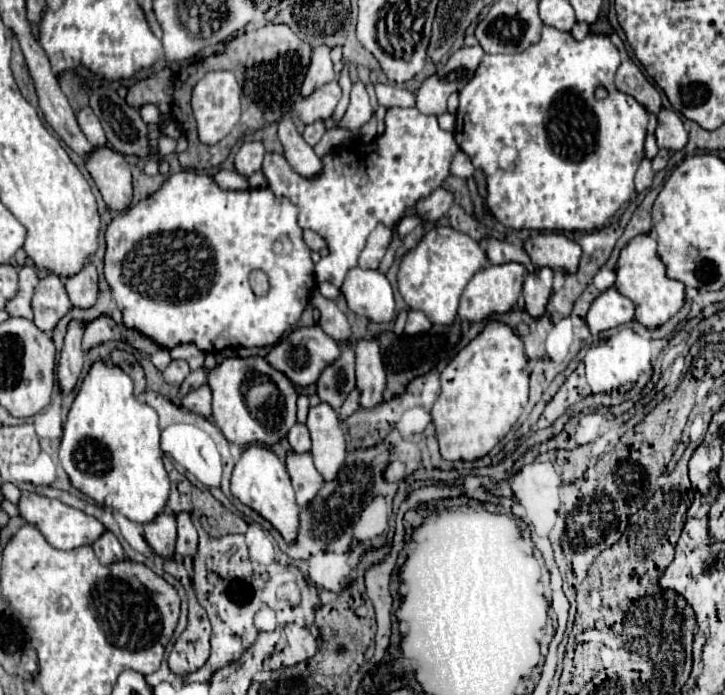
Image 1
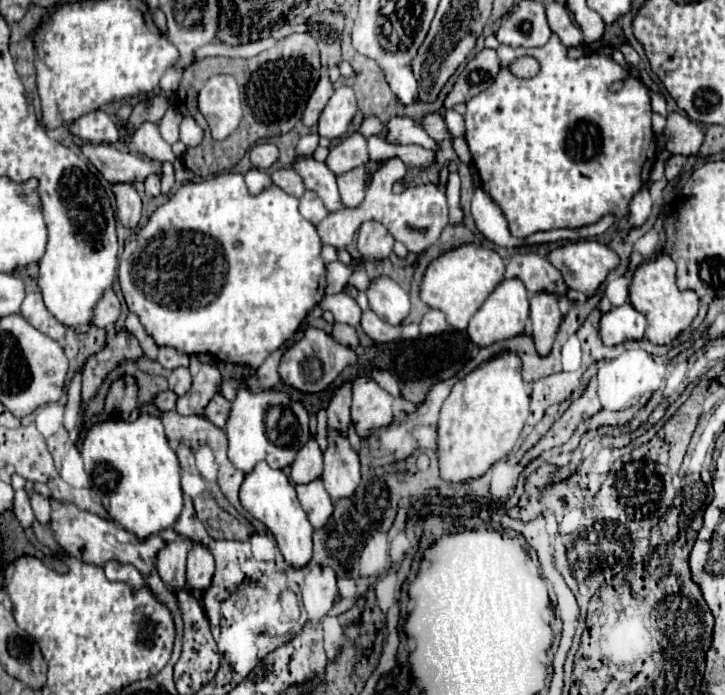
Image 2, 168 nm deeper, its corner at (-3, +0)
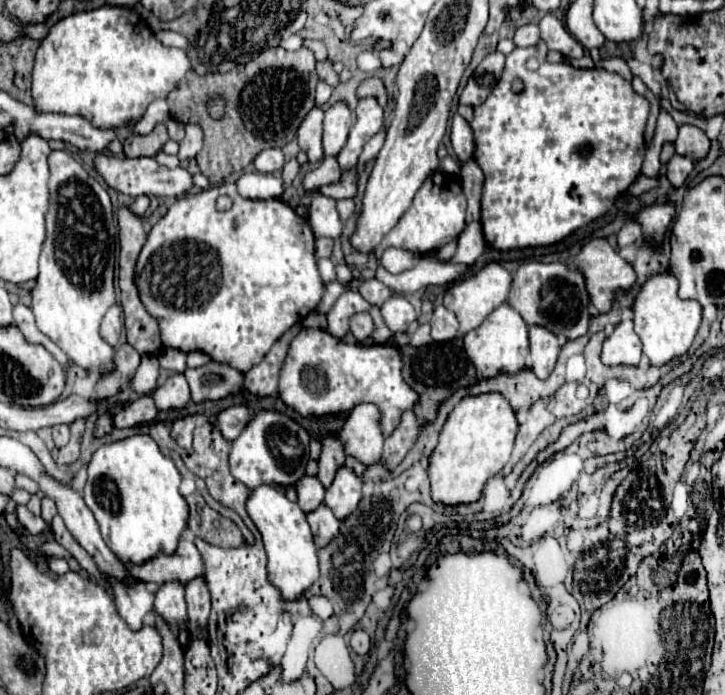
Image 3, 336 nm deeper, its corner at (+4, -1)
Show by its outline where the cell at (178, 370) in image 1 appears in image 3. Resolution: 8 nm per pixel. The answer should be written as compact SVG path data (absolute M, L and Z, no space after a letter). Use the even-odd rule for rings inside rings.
M181 373L171 375L161 387L153 393L155 405L159 409L181 409L189 401L189 385Z

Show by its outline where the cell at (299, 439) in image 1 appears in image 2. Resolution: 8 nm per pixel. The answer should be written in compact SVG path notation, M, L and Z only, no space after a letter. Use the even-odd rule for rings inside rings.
M310 438L306 442L306 446L302 446L298 450L298 456L292 464L292 482L296 484L310 484L312 480L320 478L320 472L324 470L324 462L322 462L322 452L316 444L314 438Z

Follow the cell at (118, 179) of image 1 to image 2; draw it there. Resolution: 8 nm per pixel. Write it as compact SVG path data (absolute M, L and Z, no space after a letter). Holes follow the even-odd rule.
M114 184L112 186L114 194L116 194L116 204L118 204L118 218L120 222L134 230L138 228L140 222L140 212L142 212L142 202L138 192L134 190L132 184Z

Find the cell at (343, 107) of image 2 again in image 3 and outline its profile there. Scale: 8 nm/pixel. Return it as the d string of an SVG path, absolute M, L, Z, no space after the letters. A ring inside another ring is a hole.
M337 101L325 111L325 119L323 119L323 151L325 151L325 155L335 157L341 151L341 147L347 141L351 125L353 125L353 119L351 119L351 111L345 101Z

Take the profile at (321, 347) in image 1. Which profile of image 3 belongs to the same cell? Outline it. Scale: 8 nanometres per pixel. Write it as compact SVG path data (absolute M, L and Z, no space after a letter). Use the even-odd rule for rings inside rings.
M301 329L299 335L291 341L285 363L279 373L279 397L289 407L299 411L301 415L317 415L317 417L329 415L329 413L349 413L353 405L359 405L365 401L375 403L383 413L381 429L385 435L389 435L397 427L401 413L405 409L411 409L413 403L417 401L417 393L413 393L413 389L409 389L409 385L405 385L401 377L401 355L395 347L391 345L373 345L373 347L347 345L345 341L321 329Z

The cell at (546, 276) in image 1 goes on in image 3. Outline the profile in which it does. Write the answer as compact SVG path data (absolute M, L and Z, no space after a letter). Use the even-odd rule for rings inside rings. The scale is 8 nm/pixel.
M531 325L529 327L529 343L531 343L531 367L539 379L545 379L557 361L557 353L561 349L561 341L547 327Z

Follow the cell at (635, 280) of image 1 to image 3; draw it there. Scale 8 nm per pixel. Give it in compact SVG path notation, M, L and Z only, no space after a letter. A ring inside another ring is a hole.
M655 273L639 289L633 303L635 333L641 337L643 353L651 365L665 365L673 357L681 357L693 343L693 337L701 323L701 305L693 299L683 301L677 297L679 283L673 273Z

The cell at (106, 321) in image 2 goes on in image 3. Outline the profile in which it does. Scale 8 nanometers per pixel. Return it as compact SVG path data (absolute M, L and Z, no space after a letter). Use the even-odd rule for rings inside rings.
M113 305L113 307L105 313L105 317L103 317L103 321L101 321L101 337L103 337L109 345L117 347L121 329L123 329L121 309L119 309L119 305Z

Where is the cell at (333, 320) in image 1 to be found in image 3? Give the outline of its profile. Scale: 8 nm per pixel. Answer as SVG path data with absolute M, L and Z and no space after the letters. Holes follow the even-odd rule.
M411 409L403 411L399 425L385 439L383 461L389 461L389 465L397 465L405 457L405 453L413 447L413 441L417 439L417 429L419 429L419 421L415 419L413 411Z

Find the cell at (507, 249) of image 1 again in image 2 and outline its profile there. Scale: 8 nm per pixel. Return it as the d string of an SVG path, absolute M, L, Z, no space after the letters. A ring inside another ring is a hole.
M516 254L506 264L506 278L518 278L530 296L536 292L552 292L556 298L564 298L568 294L568 286L560 272L538 254Z

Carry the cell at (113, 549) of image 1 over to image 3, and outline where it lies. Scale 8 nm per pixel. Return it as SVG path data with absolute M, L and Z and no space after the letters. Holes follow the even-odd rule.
M109 577L107 581L113 589L115 605L121 617L131 629L141 629L143 617L153 609L153 593L145 587L145 583L125 583L115 577Z

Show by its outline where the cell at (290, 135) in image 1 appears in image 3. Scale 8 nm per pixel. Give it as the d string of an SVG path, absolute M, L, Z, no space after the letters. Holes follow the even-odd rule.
M313 191L311 195L311 211L309 211L309 225L315 233L315 237L339 237L343 231L341 219L337 215L335 199L327 197L319 191Z

